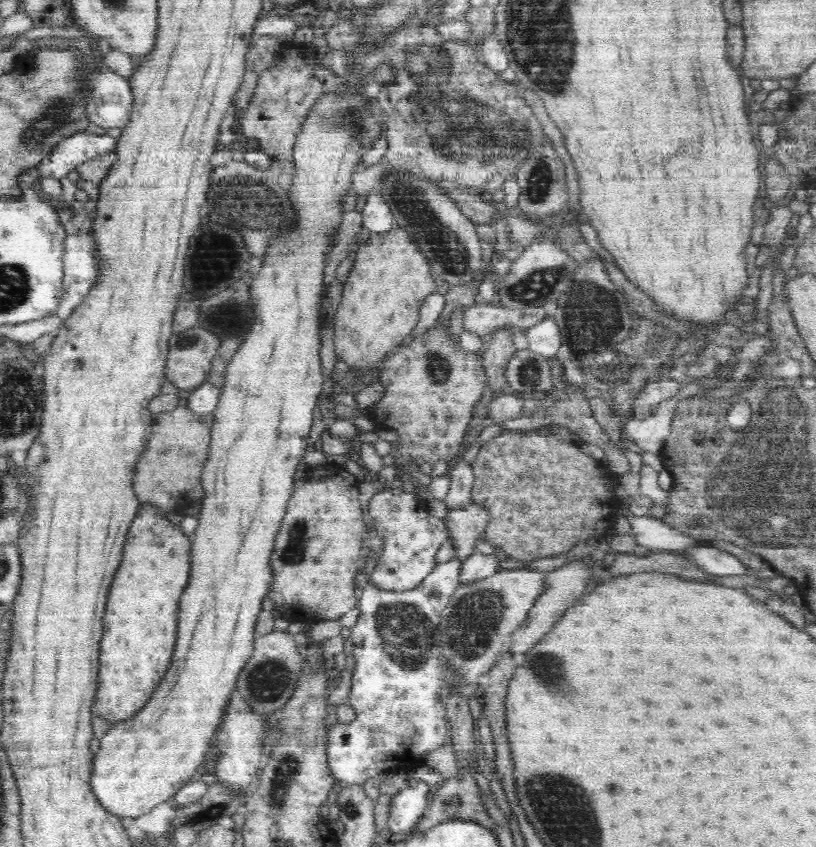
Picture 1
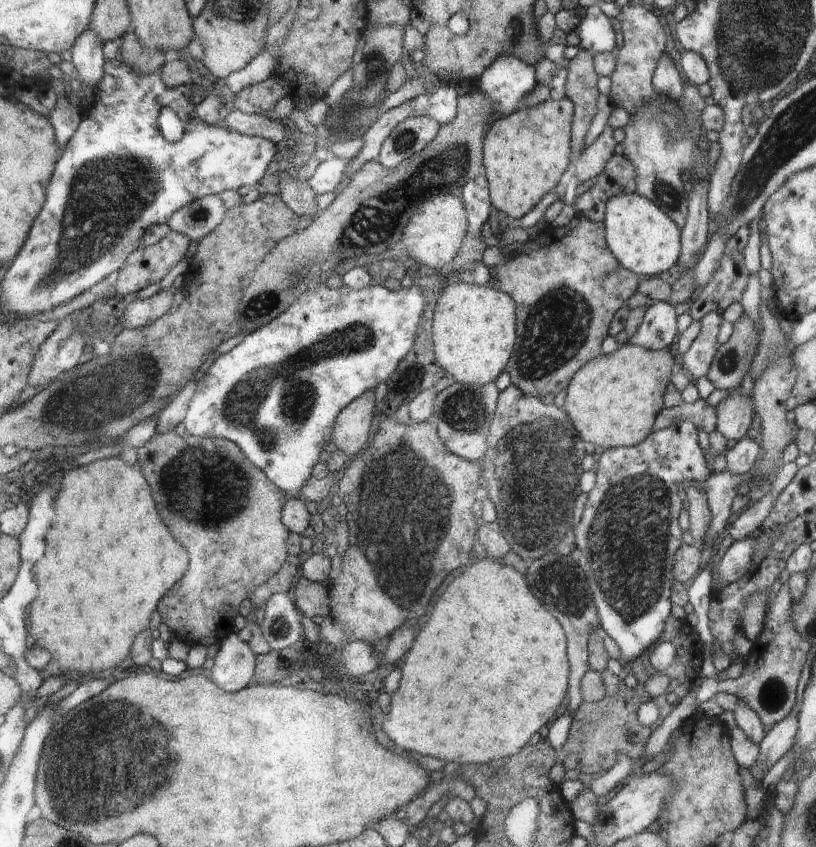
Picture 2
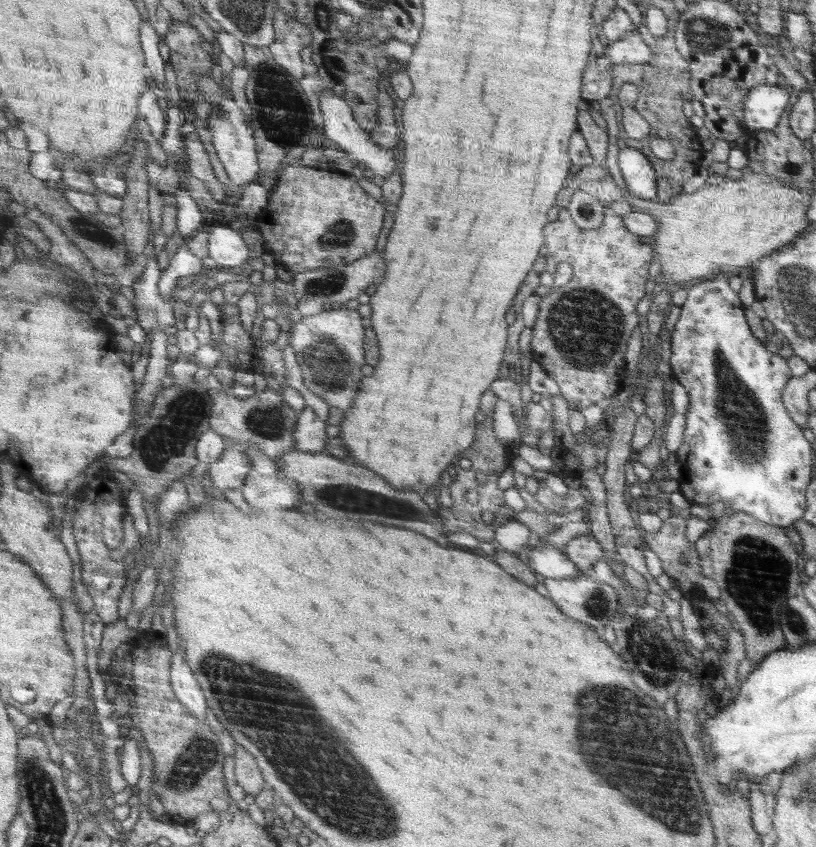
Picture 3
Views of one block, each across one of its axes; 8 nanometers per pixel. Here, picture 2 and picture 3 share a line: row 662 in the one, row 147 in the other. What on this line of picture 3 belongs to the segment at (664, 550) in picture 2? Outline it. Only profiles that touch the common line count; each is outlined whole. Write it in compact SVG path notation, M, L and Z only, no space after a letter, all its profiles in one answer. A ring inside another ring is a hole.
M621 146L618 166L627 189L642 200L655 200L656 173L645 152Z

